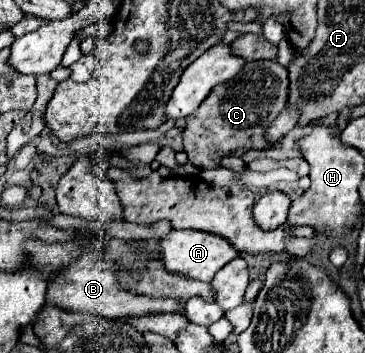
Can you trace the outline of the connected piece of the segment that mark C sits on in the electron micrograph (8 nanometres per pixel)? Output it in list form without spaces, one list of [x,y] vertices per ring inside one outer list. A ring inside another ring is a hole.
[[[256,60],[248,62],[234,80],[218,84],[218,88],[198,106],[198,112],[186,118],[182,140],[188,160],[198,168],[220,168],[226,156],[242,156],[250,148],[272,148],[274,144],[268,144],[264,134],[286,108],[290,86],[286,72],[288,70],[276,60]]]

